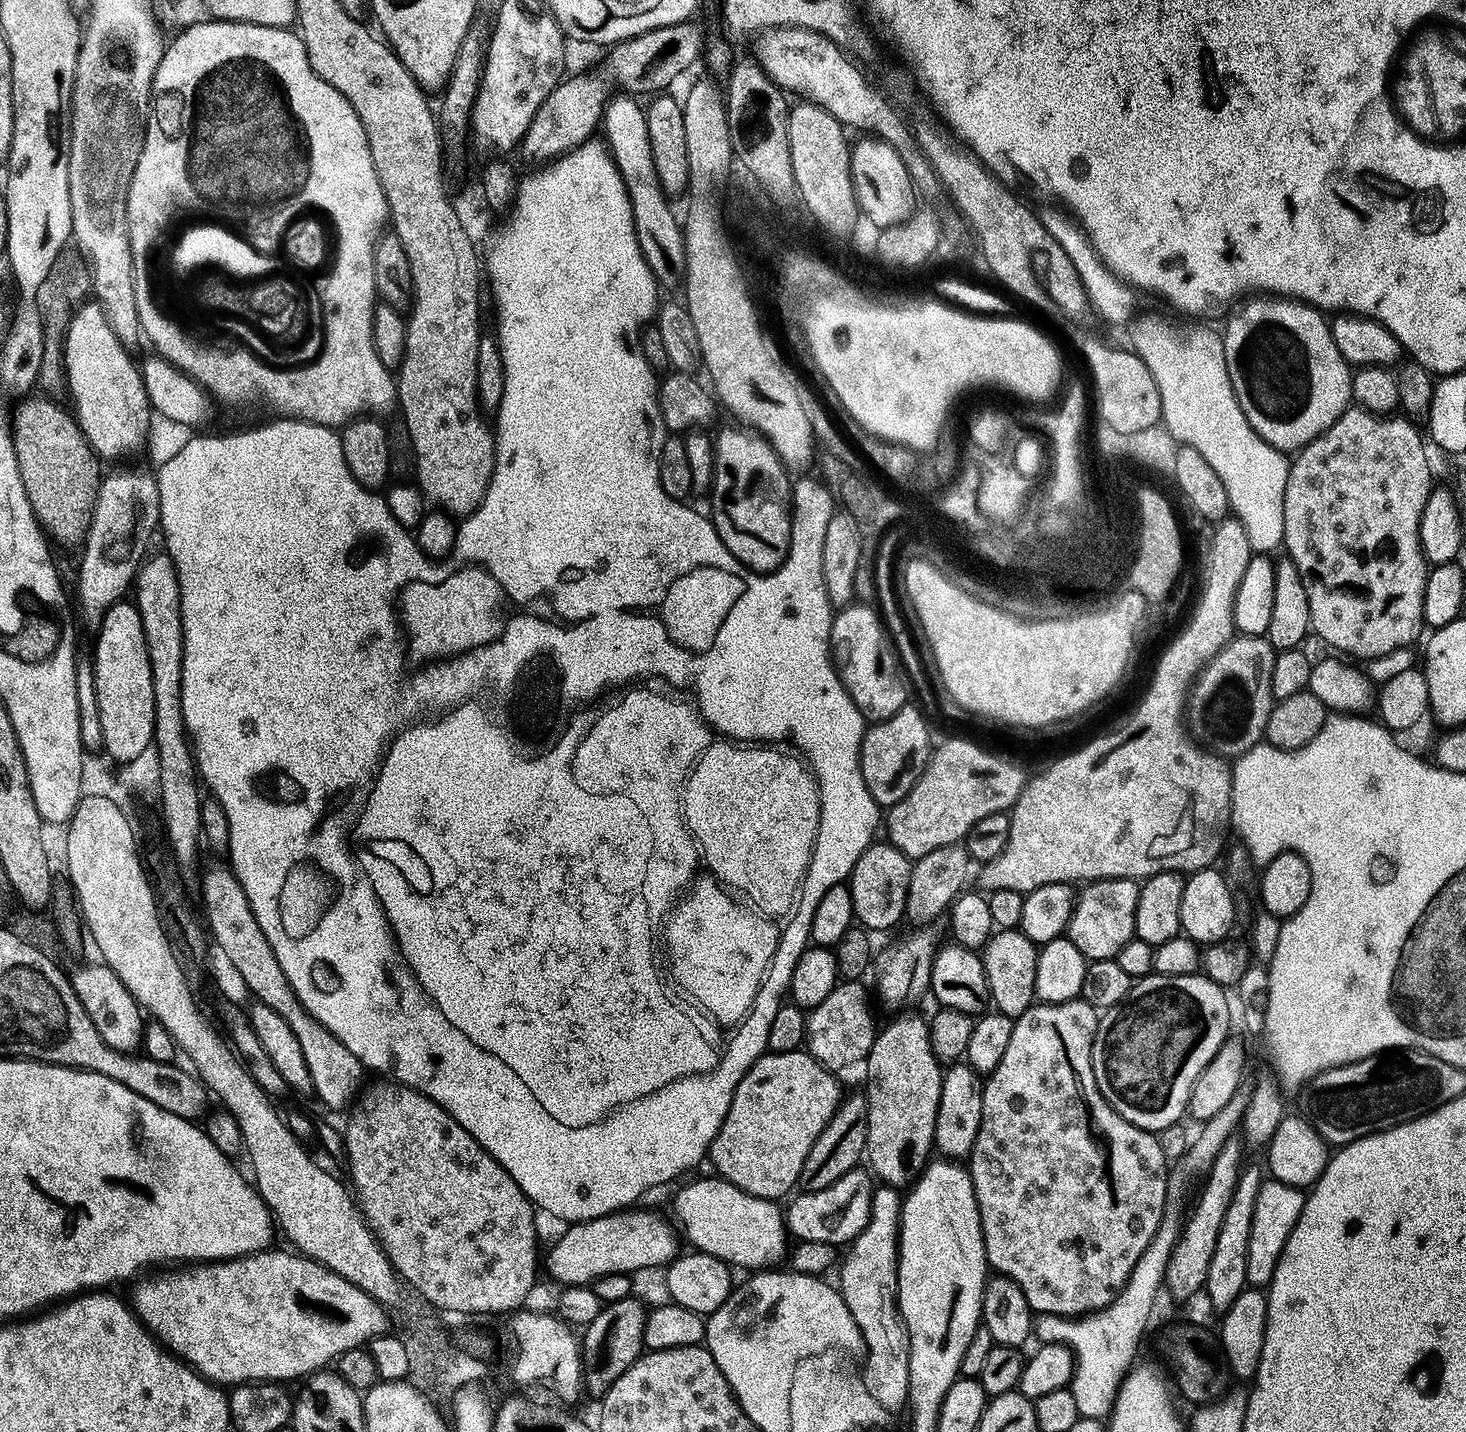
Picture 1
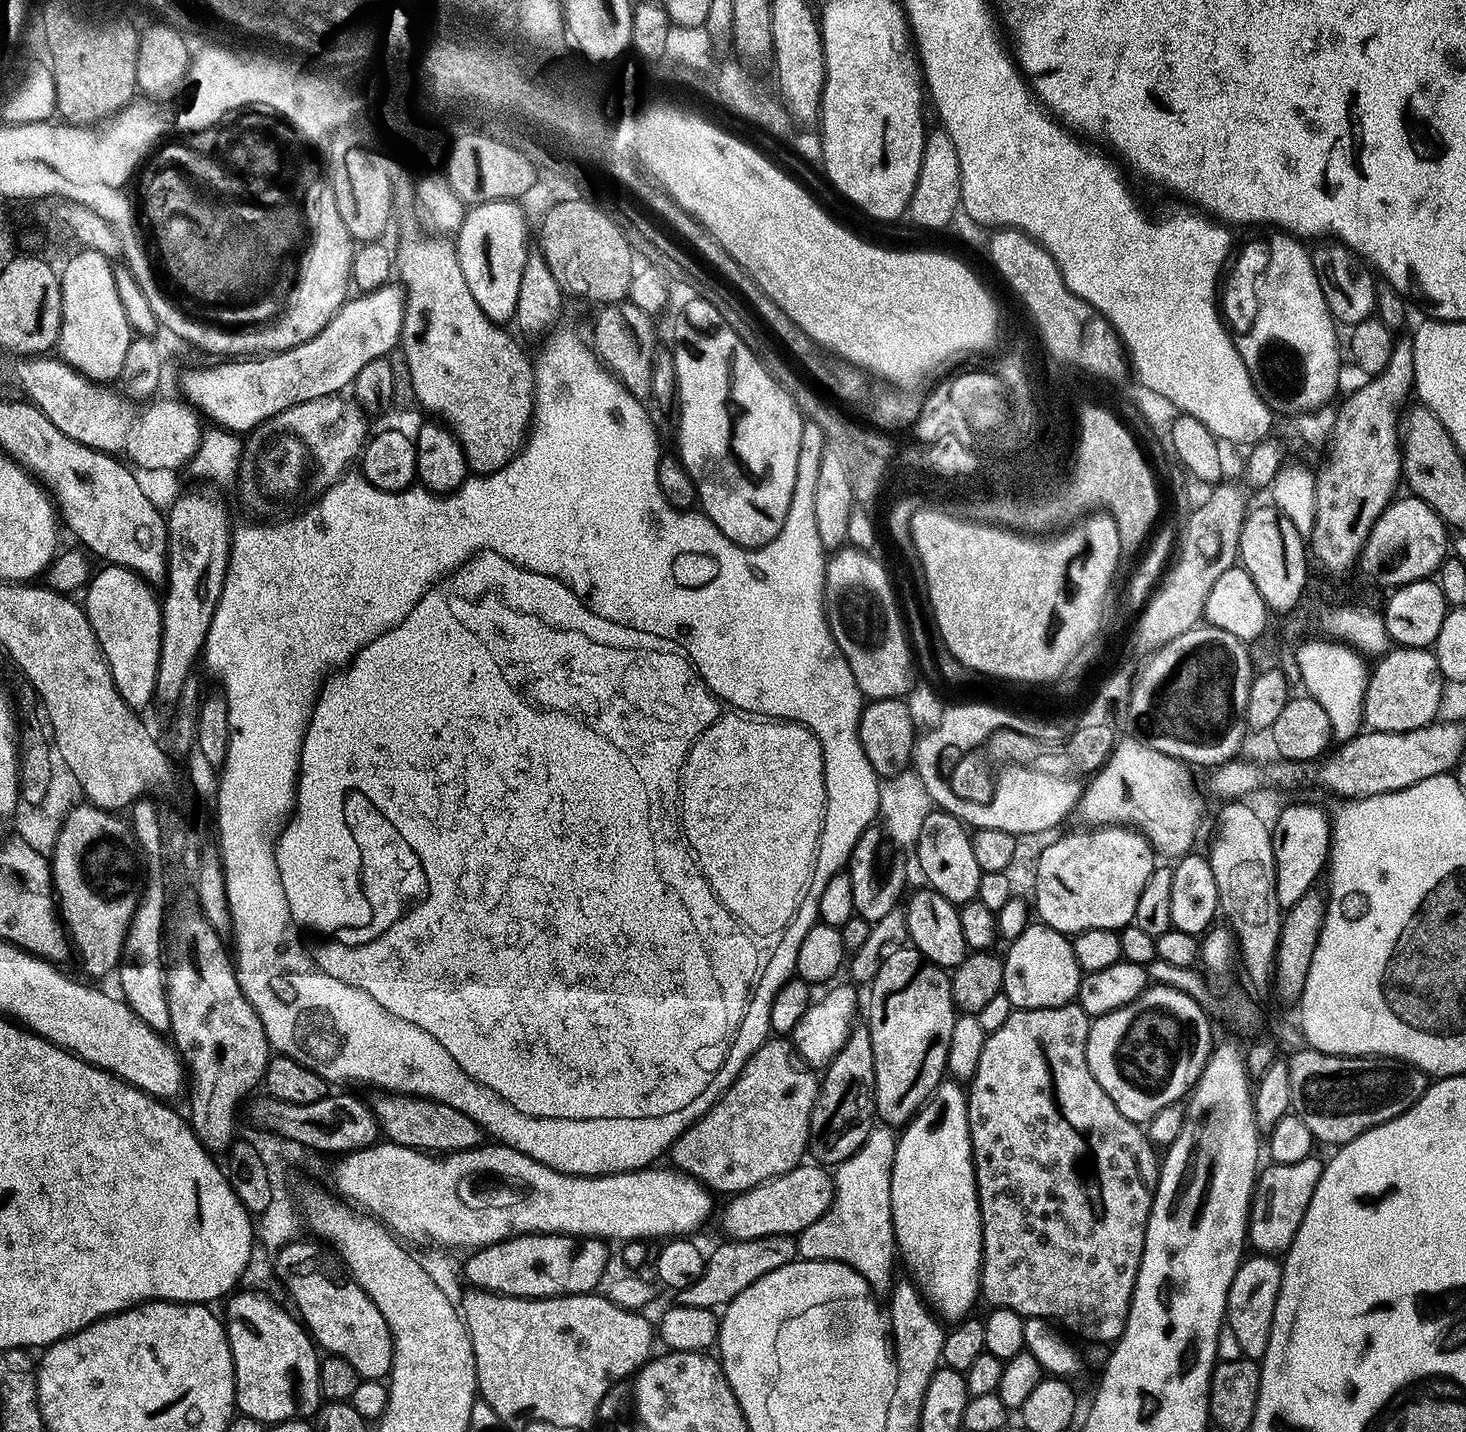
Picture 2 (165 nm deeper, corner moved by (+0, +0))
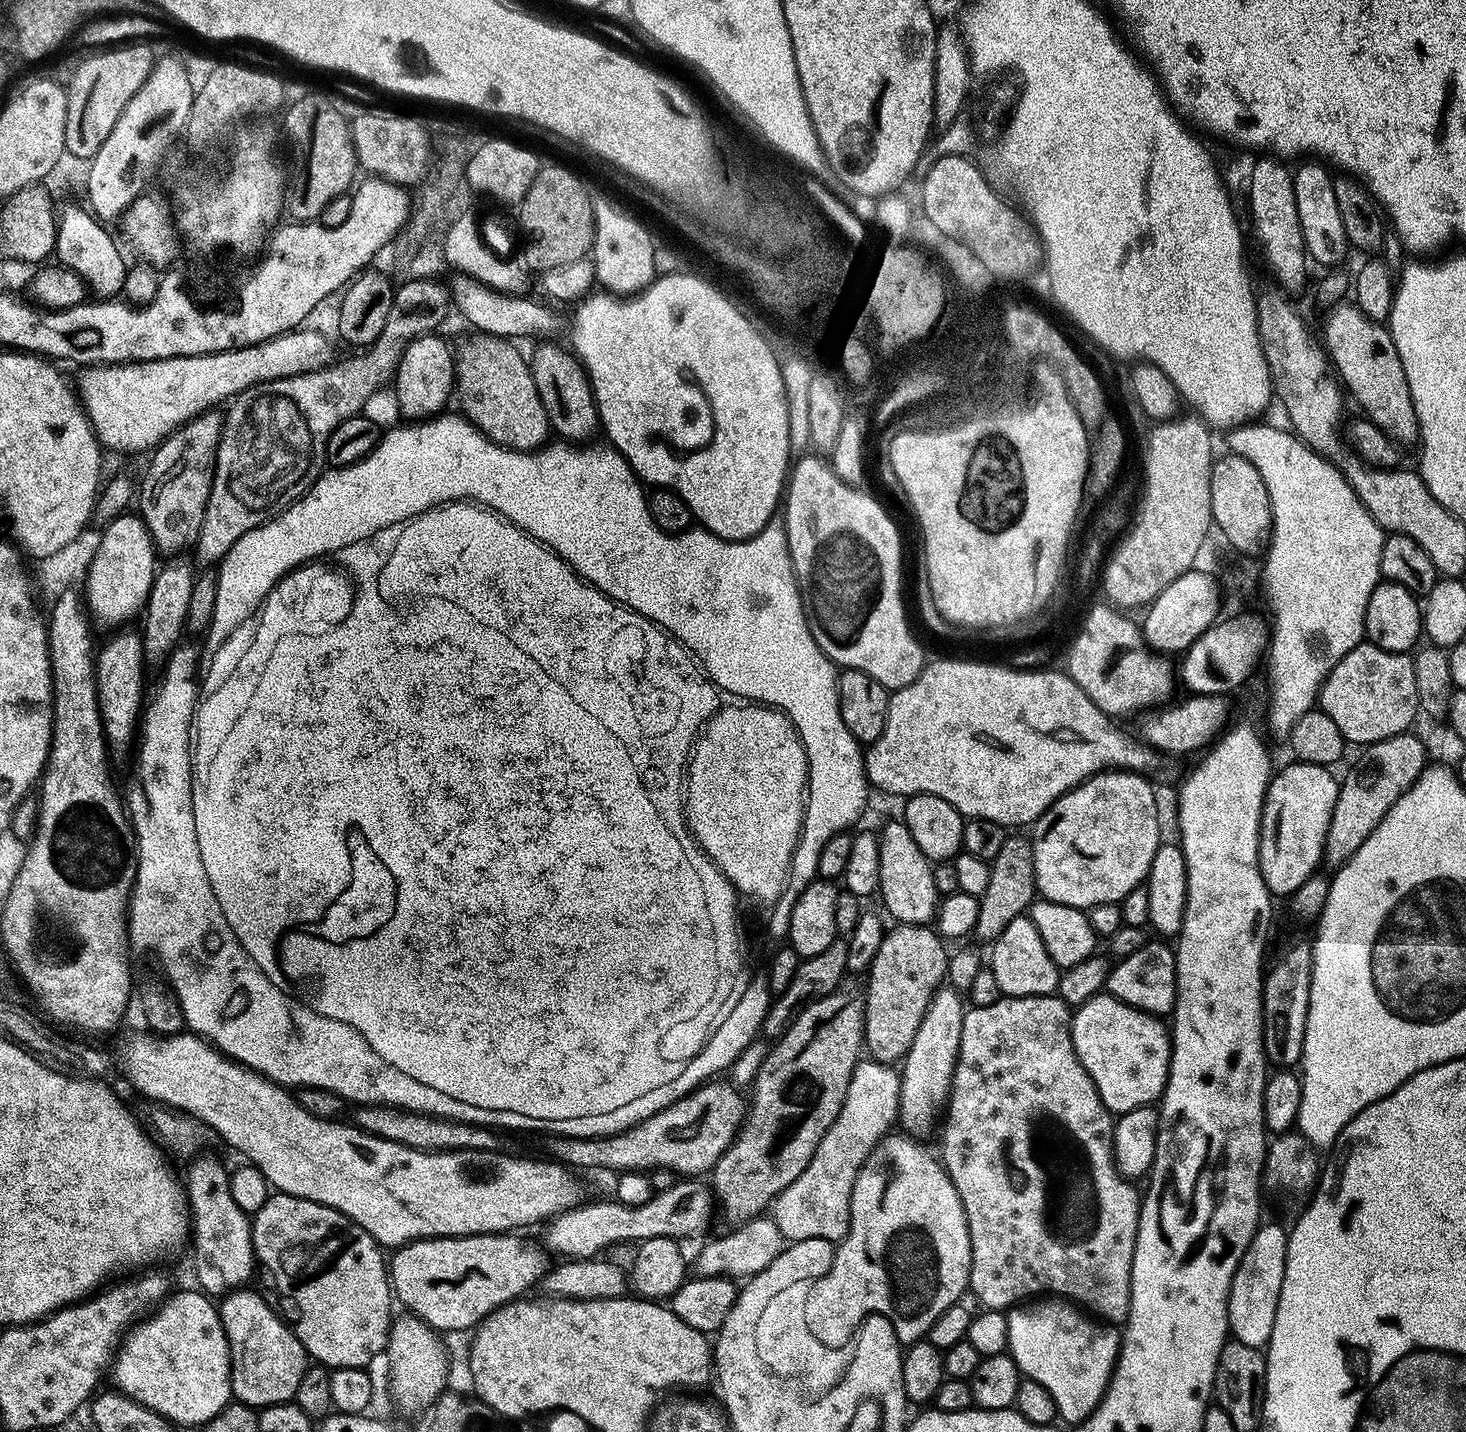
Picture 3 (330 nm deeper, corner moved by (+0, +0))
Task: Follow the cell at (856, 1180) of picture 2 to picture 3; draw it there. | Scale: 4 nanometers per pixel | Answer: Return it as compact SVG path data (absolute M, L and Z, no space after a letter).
M867 1058L857 1063L838 1118L822 1138L806 1170L802 1170L799 1178L780 1191L771 1205L771 1219L776 1221L785 1241L822 1238L839 1242L848 1233L856 1174L864 1167L873 1146L893 1131L900 1115L900 1078L901 1073L897 1069L895 1072L888 1064Z

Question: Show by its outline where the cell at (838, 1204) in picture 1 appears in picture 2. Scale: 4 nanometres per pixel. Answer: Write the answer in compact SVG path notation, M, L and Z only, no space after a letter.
M801 1162L794 1170L754 1186L748 1192L735 1193L720 1216L720 1224L725 1232L723 1235L730 1240L749 1240L770 1234L792 1236L818 1222L818 1218L822 1218L832 1204L834 1180L829 1169L827 1172L816 1164L808 1163Z

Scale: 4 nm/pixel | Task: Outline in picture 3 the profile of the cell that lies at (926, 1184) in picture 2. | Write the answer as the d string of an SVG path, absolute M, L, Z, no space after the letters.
M941 986L928 1003L926 1014L920 1017L920 1025L912 1044L906 1049L900 1078L900 1115L898 1124L905 1133L920 1134L932 1124L936 1110L945 1103L956 1072L956 1060L960 1057L960 1039L966 1000L957 989Z

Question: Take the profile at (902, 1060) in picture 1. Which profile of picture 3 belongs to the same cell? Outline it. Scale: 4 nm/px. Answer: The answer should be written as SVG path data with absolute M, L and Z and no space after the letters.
M922 924L895 925L893 932L889 931L881 940L876 957L867 969L868 984L864 997L864 1039L869 1045L877 1044L880 1048L896 1048L906 1050L912 1044L914 1034L920 1025L920 1017L926 1014L928 1003L936 989L945 983L948 970L949 953L944 952L945 941L940 933Z

